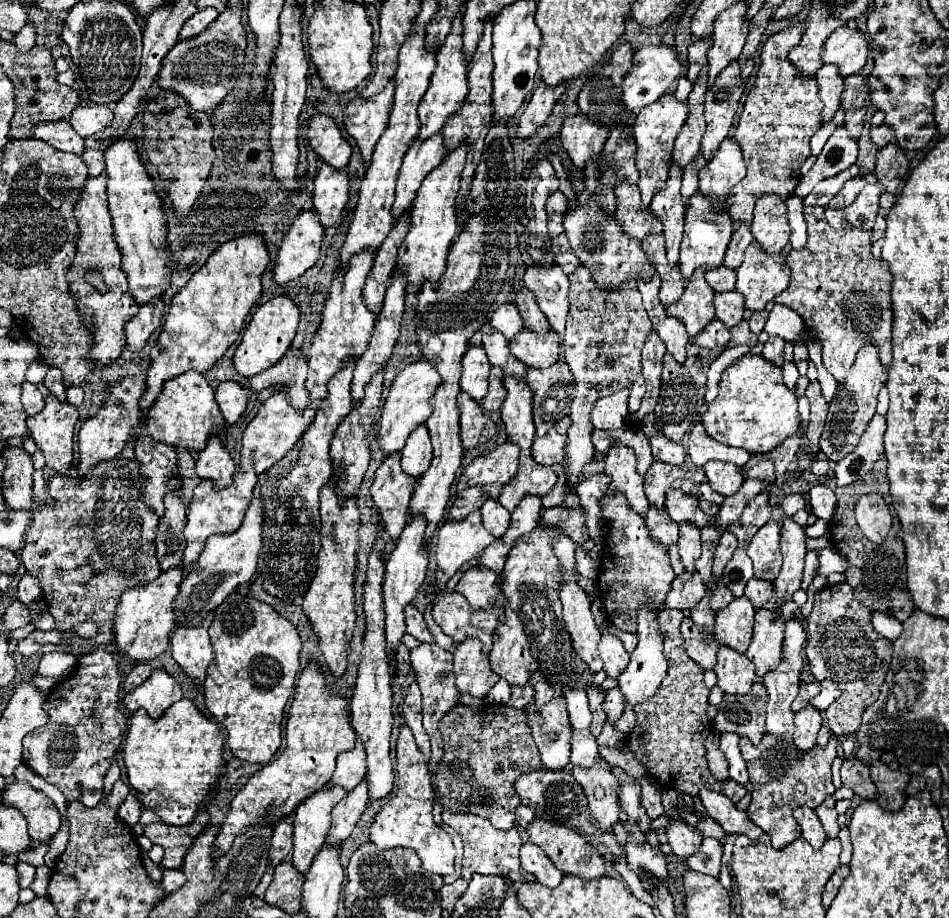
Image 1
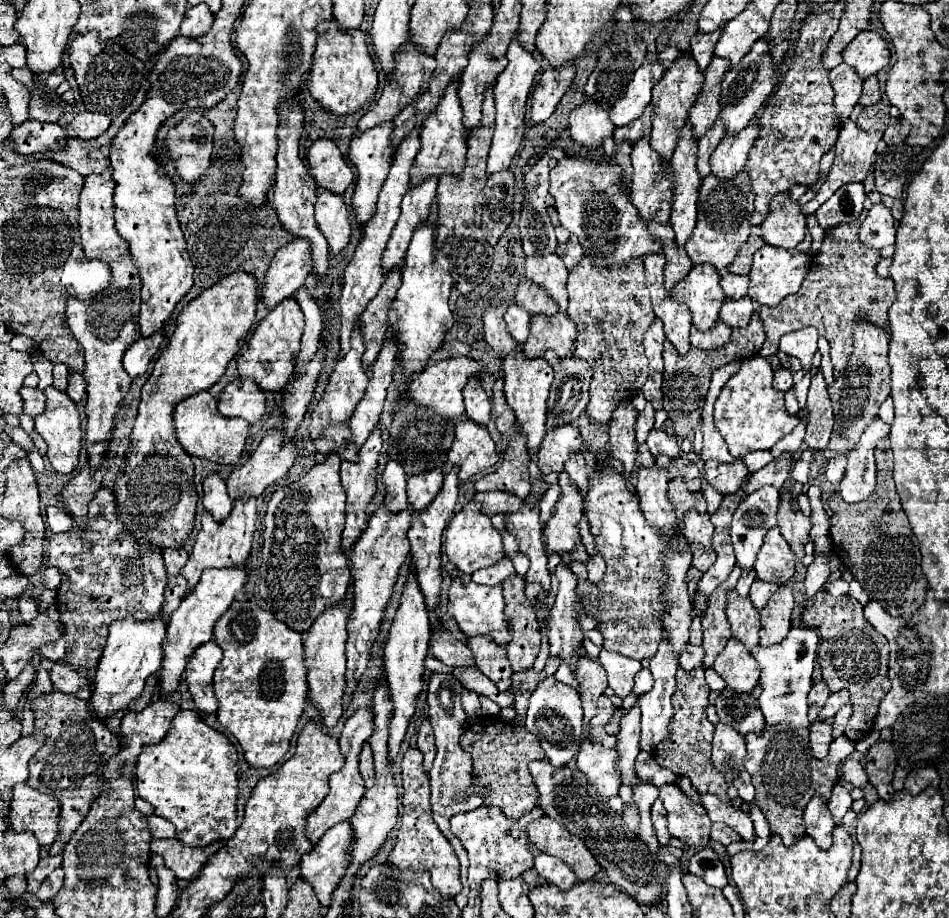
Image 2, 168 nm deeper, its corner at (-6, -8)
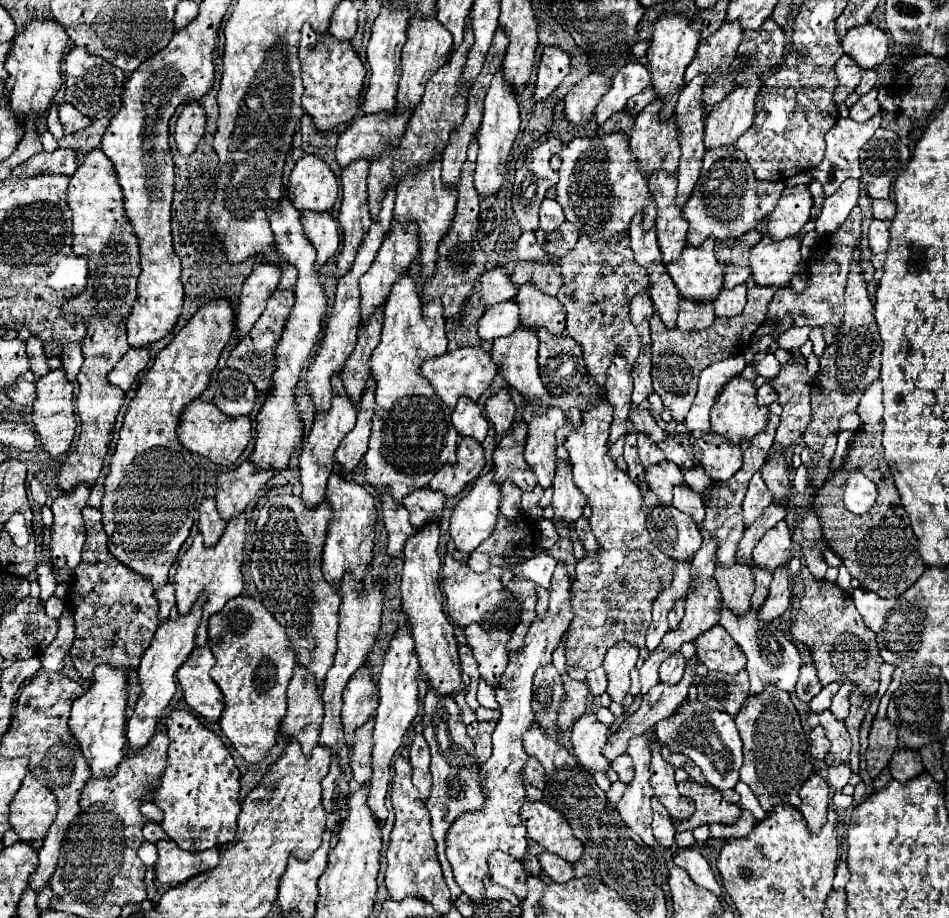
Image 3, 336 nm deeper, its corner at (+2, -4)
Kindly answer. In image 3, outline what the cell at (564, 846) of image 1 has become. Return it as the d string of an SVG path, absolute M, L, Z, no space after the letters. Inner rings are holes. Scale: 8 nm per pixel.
M526 801L520 807L520 819L528 829L528 835L546 851L576 863L582 855L582 843L574 837L568 821L558 815L554 807L544 801Z

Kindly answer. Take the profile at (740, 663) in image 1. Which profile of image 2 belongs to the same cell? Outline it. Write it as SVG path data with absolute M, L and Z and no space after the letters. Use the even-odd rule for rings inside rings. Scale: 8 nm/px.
M734 637L716 657L712 669L726 681L726 687L732 687L734 691L748 693L758 685L758 677L760 677L758 663L756 659L752 659L748 649Z

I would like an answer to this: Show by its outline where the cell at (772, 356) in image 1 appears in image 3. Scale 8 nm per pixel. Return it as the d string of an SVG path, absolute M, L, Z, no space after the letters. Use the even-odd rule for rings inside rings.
M766 381L760 389L758 389L758 403L760 405L772 405L776 399L778 399L778 393L772 389L772 385Z

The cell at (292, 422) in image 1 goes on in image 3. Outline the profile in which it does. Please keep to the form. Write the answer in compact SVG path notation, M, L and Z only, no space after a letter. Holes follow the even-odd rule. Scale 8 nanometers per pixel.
M244 461L240 467L218 475L216 483L216 507L224 521L240 515L256 493L272 479L274 471L256 471L250 461Z

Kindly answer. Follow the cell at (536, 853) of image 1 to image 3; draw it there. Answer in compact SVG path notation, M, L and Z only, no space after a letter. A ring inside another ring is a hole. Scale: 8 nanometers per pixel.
M544 851L544 853L540 855L540 863L542 863L544 873L546 873L552 881L556 881L556 883L564 883L564 881L574 879L574 867L572 867L572 863L564 861L562 857L556 857L554 853Z

